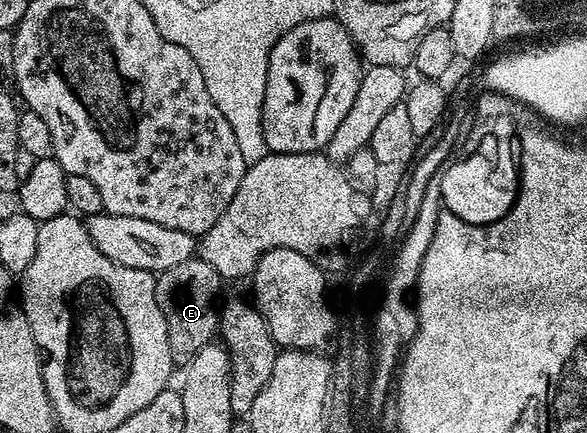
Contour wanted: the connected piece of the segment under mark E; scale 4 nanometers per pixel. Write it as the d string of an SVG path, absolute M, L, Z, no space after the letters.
M199 257L182 261L182 265L174 265L156 275L156 300L162 309L162 317L166 317L166 333L170 337L170 353L172 354L173 364L186 365L198 353L198 349L202 349L207 343L213 342L214 336L218 331L218 303L216 305L216 298L220 295L220 286L222 286L222 280L220 274L214 269L214 265L206 265L206 261L202 261Z

